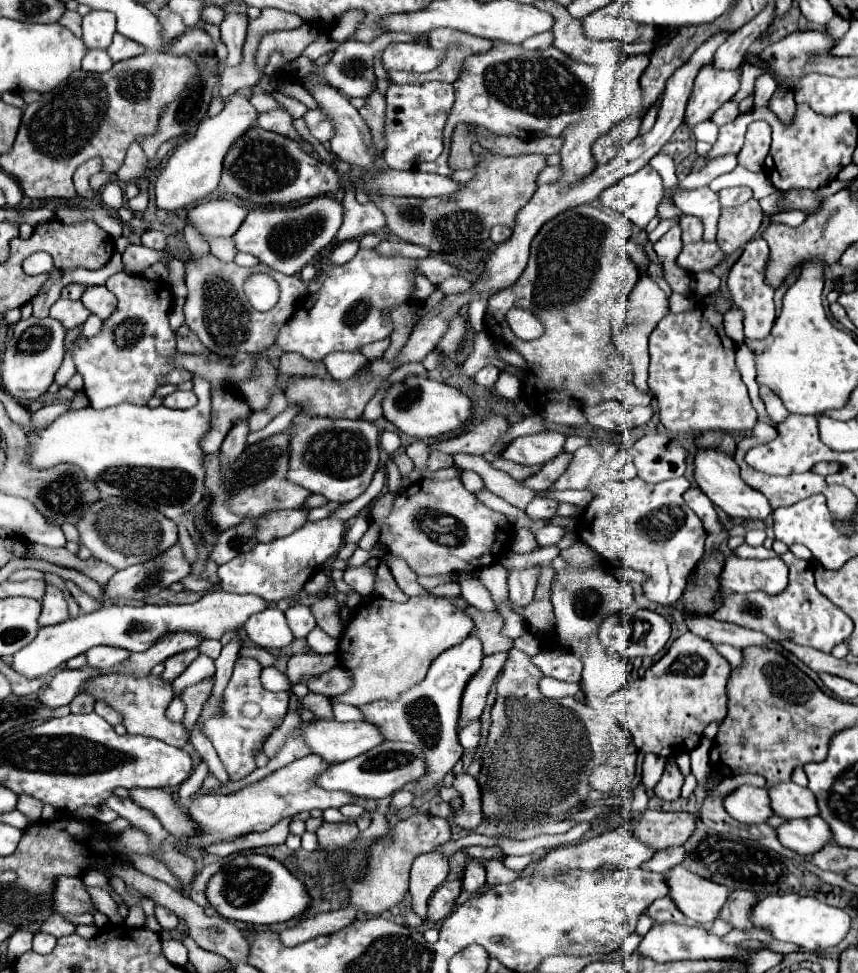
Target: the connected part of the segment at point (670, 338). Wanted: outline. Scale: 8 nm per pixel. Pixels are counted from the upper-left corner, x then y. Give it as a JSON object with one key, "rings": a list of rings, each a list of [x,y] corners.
{"rings":[[[721,291],[709,295],[693,295],[693,309],[671,313],[659,321],[649,337],[649,391],[657,401],[659,423],[679,435],[691,437],[693,443],[707,431],[723,431],[737,435],[757,425],[757,413],[741,381],[735,365],[737,345],[727,337],[723,317],[731,311],[731,299]]]}

